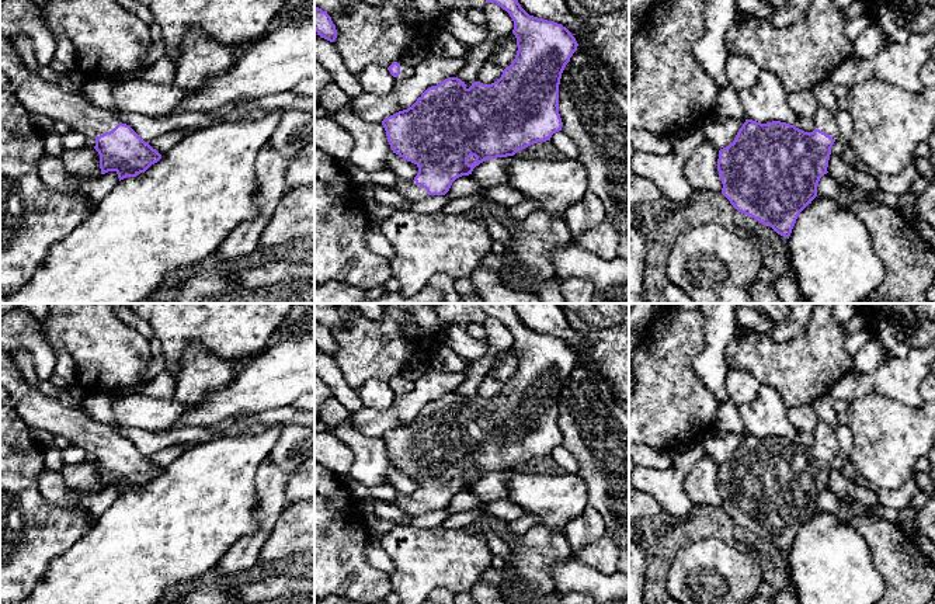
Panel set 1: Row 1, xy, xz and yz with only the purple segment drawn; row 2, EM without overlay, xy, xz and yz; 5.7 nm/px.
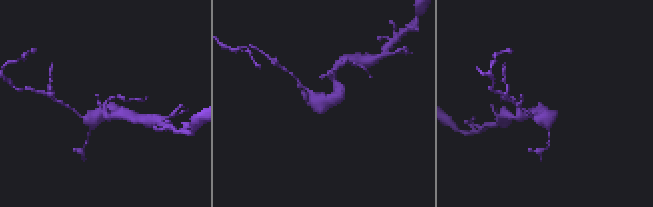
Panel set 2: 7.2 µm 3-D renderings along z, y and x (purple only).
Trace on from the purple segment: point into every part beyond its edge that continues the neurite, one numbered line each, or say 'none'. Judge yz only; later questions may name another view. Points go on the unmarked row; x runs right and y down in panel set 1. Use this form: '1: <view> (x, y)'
1: yz (824, 434)

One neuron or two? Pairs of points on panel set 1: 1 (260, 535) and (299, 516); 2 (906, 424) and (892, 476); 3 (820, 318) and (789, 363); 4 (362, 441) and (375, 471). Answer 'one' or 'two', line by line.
1: two
2: one
3: one
4: one

